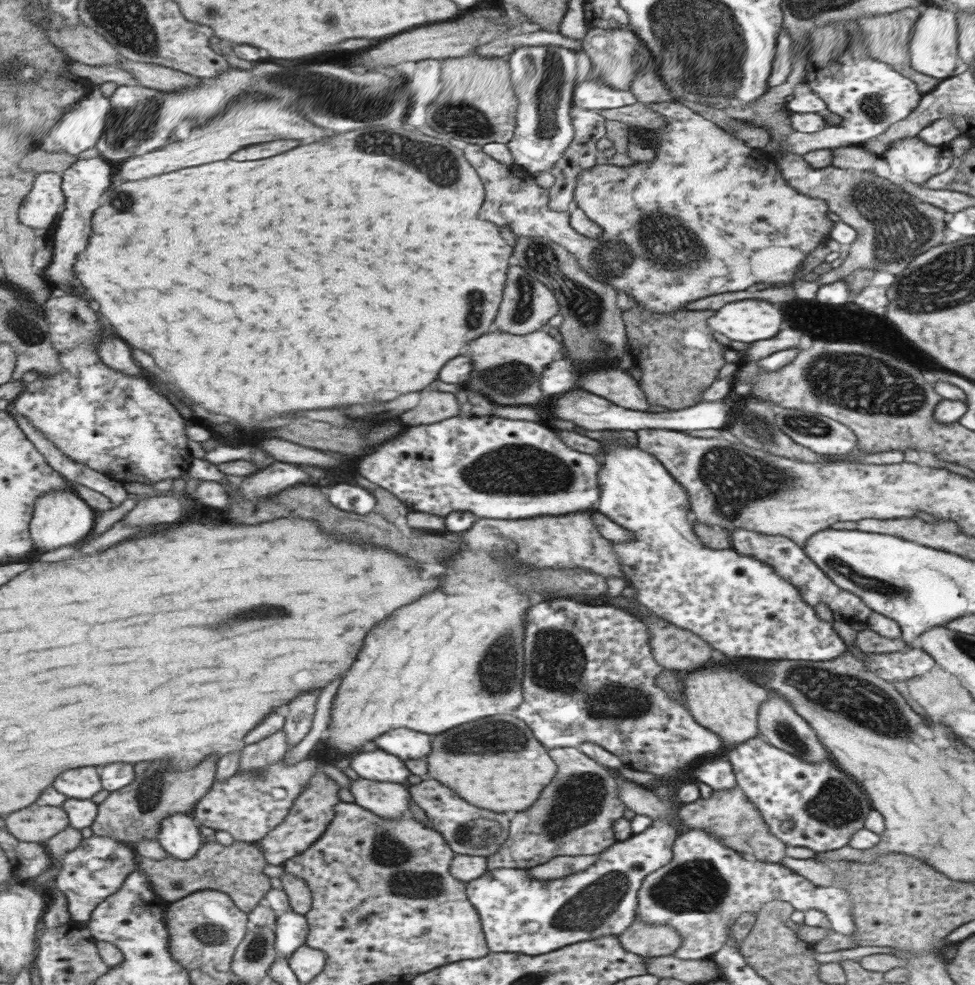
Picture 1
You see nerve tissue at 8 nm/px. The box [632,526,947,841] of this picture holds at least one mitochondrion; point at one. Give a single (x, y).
(860, 702)

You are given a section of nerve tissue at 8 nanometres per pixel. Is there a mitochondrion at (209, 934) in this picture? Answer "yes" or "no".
yes

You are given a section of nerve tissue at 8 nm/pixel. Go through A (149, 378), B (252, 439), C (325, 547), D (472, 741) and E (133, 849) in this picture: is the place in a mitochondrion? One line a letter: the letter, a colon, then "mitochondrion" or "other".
A: other
B: other
C: other
D: mitochondrion
E: other

